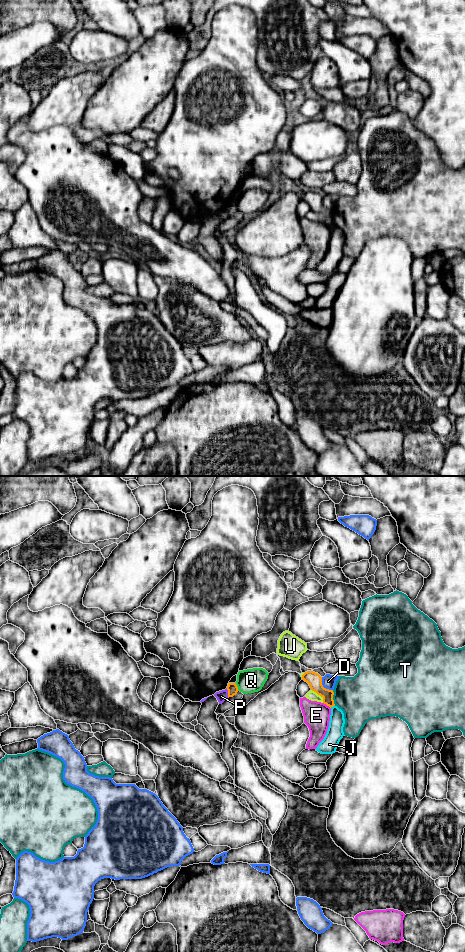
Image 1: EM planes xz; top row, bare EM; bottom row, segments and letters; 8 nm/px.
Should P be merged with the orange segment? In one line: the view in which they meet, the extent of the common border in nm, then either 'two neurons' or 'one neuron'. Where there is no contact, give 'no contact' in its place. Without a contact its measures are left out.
contact in xz; length 80 nm; two neurons

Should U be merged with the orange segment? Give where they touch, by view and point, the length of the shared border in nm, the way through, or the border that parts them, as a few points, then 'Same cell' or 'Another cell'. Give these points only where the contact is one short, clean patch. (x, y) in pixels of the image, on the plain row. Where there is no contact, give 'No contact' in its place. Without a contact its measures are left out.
Touches orange at xz (319, 214). Shared border 150 nm. Boundary: xz (311, 209), (322, 218), (323, 222). Another cell

